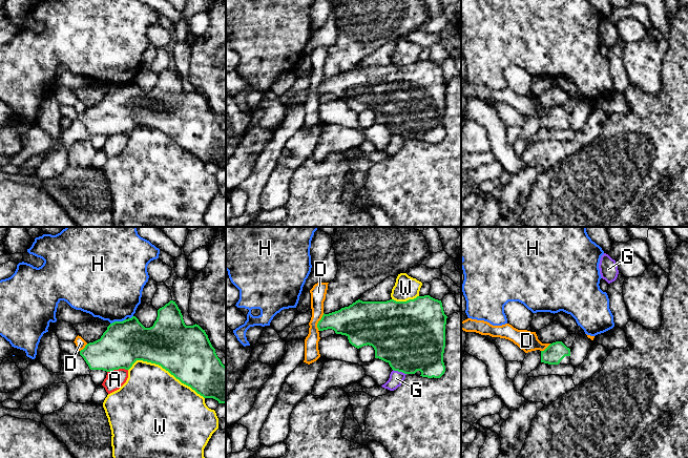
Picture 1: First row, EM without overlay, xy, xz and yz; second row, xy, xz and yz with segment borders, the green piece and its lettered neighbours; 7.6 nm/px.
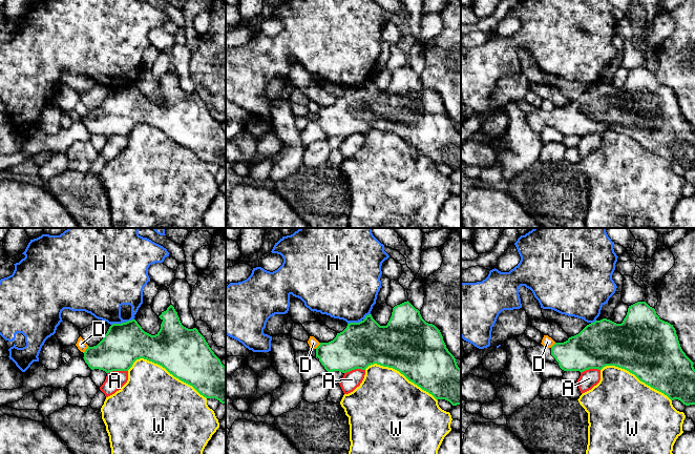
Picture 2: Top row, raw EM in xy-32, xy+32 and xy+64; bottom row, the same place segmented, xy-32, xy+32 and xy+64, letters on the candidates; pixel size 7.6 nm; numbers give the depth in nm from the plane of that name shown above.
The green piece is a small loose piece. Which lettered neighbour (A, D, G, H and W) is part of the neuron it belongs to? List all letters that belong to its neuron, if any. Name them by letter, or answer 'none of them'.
none of them

